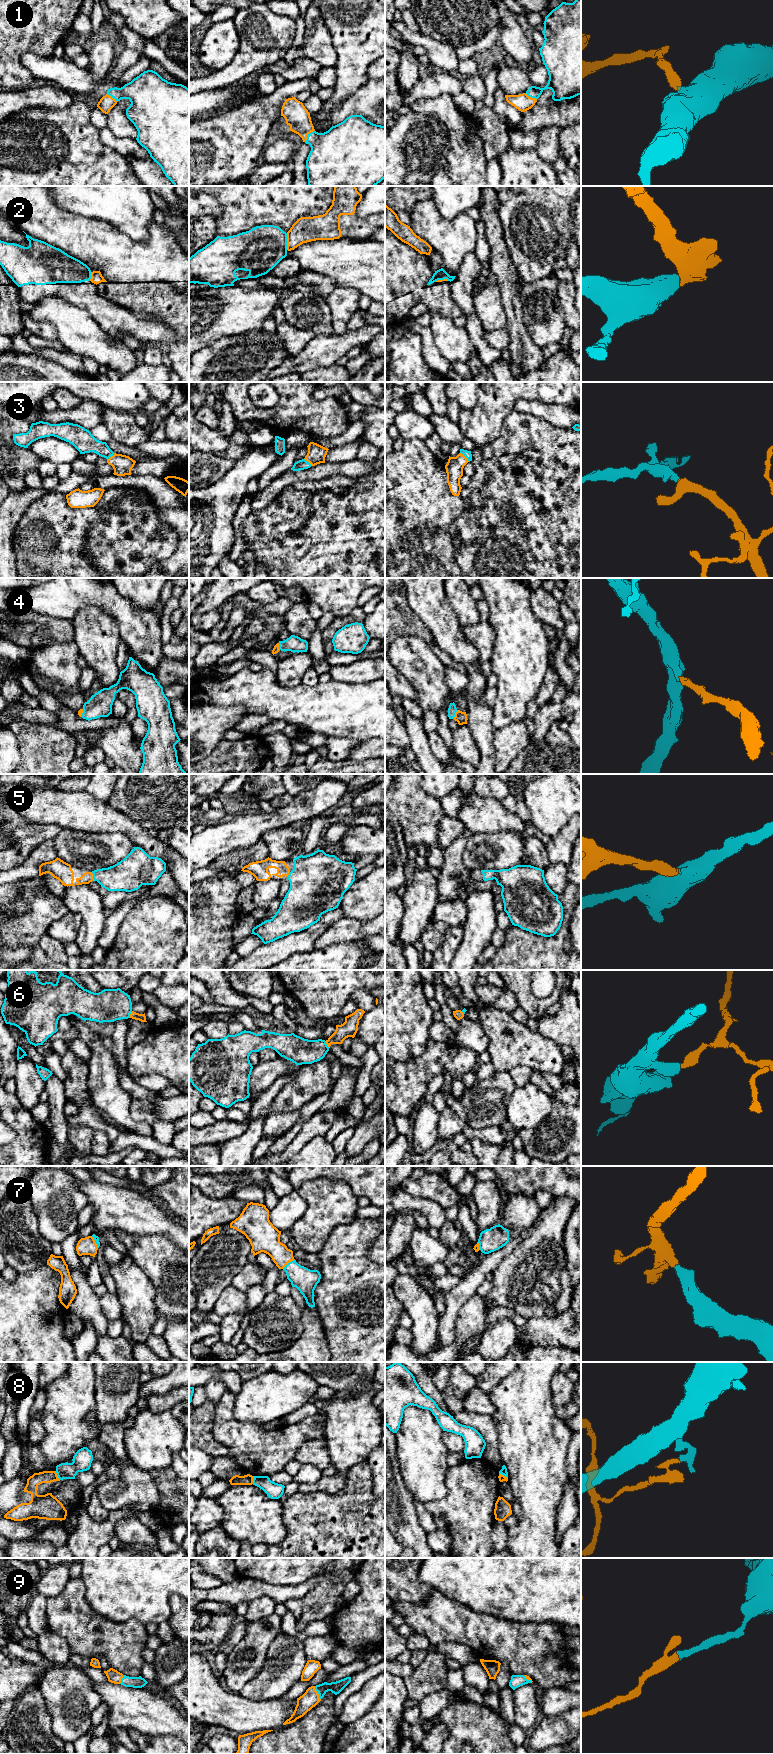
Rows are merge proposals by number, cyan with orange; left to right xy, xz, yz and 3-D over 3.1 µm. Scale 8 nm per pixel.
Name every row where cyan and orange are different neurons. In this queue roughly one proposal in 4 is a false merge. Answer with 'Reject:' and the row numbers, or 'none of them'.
Reject: 2, 6, 8

